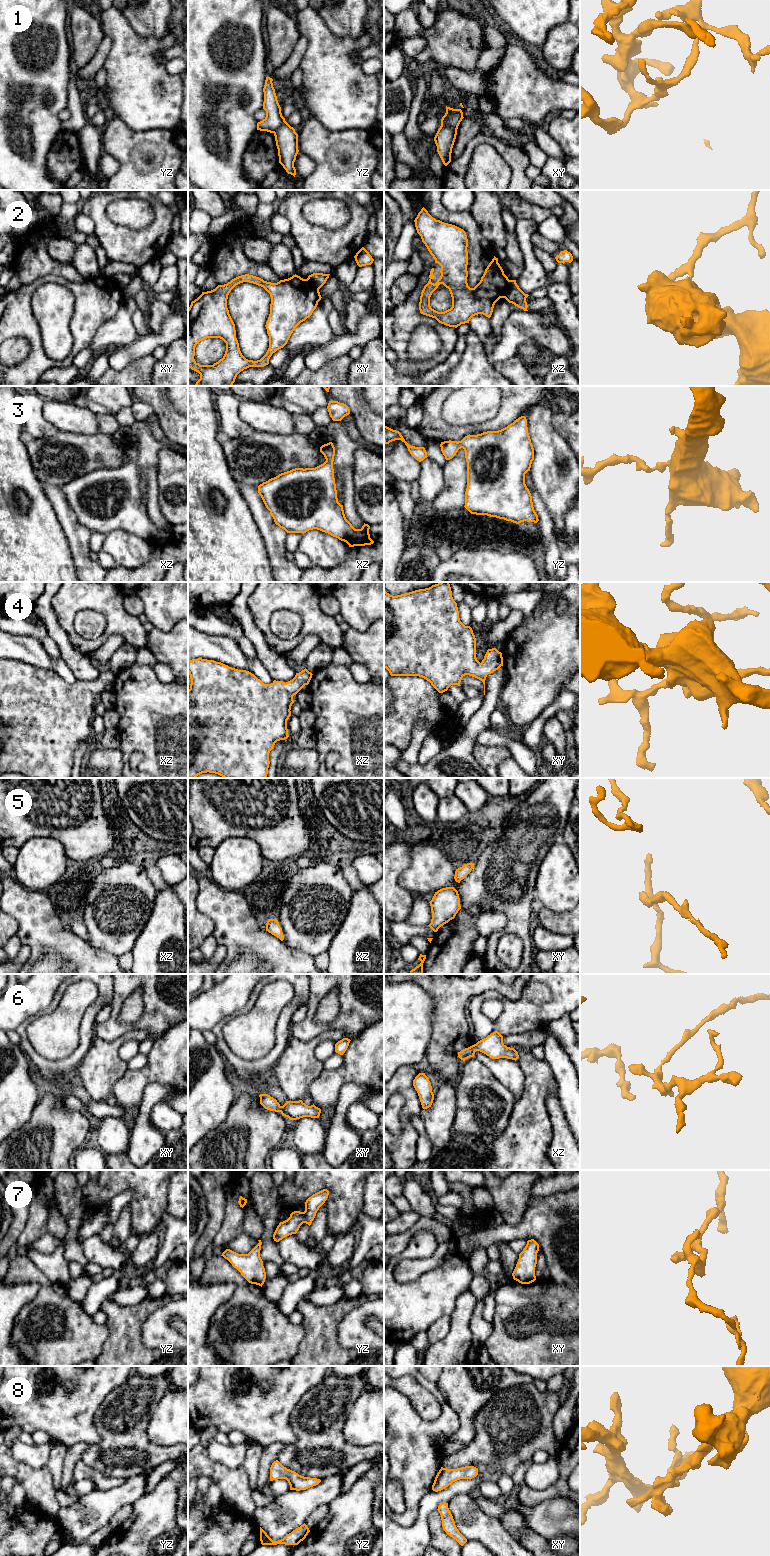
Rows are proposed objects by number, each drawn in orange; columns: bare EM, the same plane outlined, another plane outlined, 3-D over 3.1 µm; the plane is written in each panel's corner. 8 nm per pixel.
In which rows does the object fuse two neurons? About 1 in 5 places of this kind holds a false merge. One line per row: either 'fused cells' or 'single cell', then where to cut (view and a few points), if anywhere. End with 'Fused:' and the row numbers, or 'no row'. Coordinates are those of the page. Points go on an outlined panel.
1: fused cells; cut in xy along (441, 124), (457, 127)
2: fused cells; cut in xz along (509, 280), (504, 297)
3: single cell; no cut
4: single cell; no cut
5: single cell; no cut
6: single cell; no cut
7: single cell; no cut
8: single cell; no cut
Fused: 1, 2

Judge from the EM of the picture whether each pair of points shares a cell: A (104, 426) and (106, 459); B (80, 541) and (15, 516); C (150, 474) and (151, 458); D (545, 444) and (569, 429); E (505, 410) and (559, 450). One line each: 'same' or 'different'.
A: different
B: different
C: different
D: different
E: different

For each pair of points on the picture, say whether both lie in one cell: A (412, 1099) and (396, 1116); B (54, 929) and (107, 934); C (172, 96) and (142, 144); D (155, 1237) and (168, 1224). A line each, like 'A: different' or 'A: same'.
A: different
B: different
C: different
D: different

